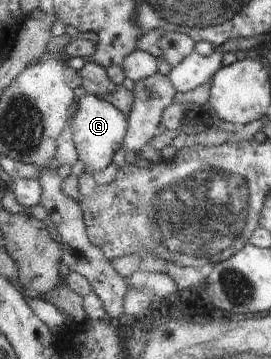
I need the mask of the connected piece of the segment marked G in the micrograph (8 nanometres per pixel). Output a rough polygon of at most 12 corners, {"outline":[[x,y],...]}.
{"outline":[[87,94],[72,141],[84,169],[99,172],[122,149],[127,115]]}

